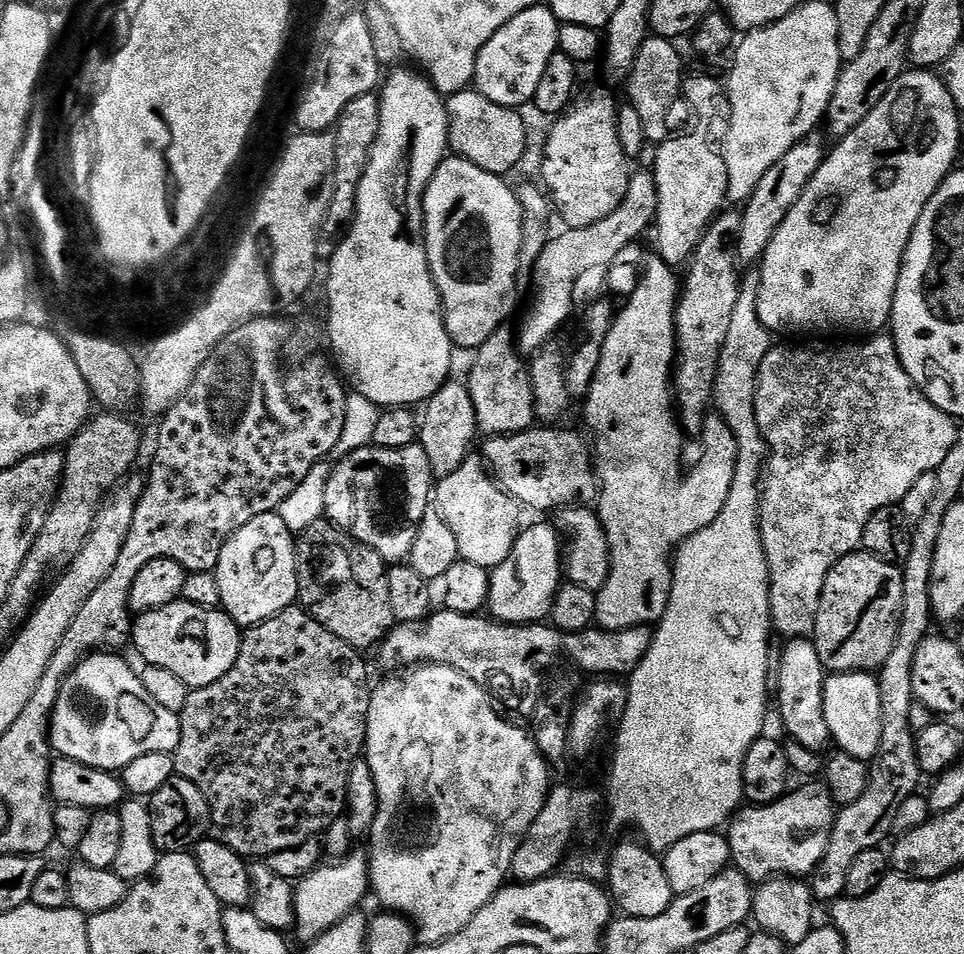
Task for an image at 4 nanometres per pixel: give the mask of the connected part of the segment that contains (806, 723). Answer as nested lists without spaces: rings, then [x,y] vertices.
[[[792,638],[783,645],[781,670],[780,716],[791,739],[806,748],[820,750],[830,737],[824,713],[824,681],[826,673],[818,658],[815,643],[808,638]]]

